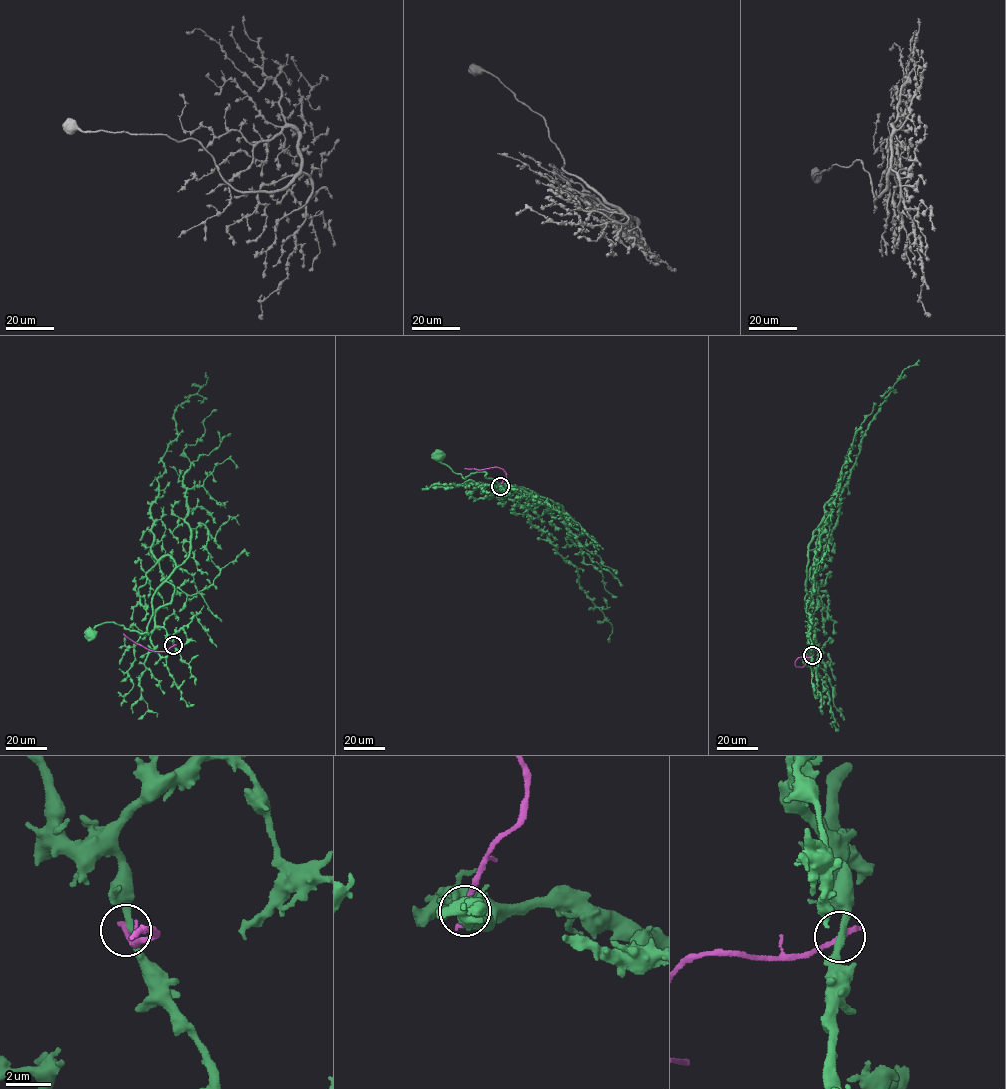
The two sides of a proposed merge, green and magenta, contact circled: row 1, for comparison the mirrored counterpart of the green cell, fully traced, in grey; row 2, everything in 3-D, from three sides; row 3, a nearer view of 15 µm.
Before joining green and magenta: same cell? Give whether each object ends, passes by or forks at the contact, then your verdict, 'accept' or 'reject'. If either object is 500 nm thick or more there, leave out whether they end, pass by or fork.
green passes by; magenta ends; reject

